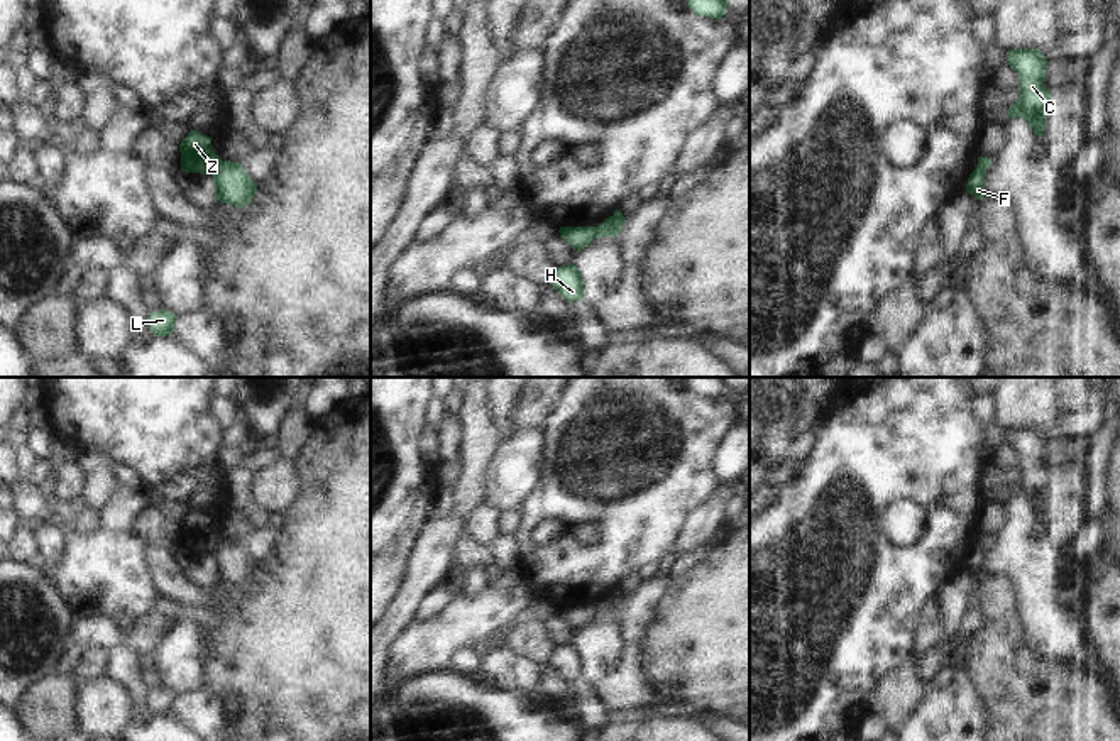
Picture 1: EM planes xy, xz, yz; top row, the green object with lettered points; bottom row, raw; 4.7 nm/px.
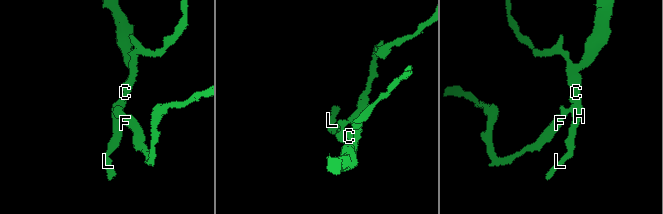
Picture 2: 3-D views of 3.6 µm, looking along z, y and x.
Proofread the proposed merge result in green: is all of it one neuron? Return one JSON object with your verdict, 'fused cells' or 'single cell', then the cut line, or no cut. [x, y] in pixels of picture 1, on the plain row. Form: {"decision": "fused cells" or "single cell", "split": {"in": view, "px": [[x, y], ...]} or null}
{"decision": "fused cells", "split": {"in": "xy", "px": [[222, 540], [210, 552]]}}

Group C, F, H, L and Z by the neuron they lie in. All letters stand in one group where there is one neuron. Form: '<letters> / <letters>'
C H L Z / F

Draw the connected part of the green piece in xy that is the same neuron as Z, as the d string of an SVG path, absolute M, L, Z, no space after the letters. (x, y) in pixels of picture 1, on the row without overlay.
M191 509L179 523L181 550L211 553L222 538L211 528L211 518Z

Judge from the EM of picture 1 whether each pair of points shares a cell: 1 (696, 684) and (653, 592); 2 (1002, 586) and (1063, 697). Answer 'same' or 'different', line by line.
1: different
2: same

